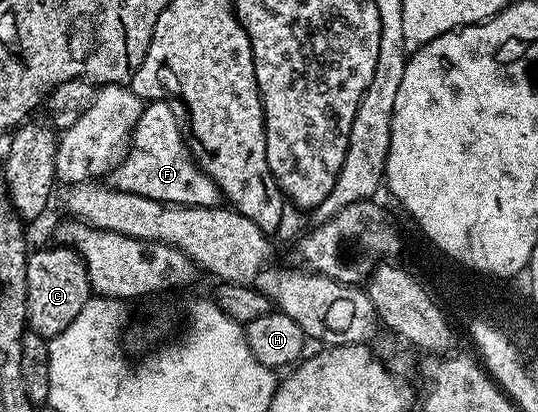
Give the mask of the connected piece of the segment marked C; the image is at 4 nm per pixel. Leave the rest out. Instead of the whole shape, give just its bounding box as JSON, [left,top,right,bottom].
[26,245,93,340]

